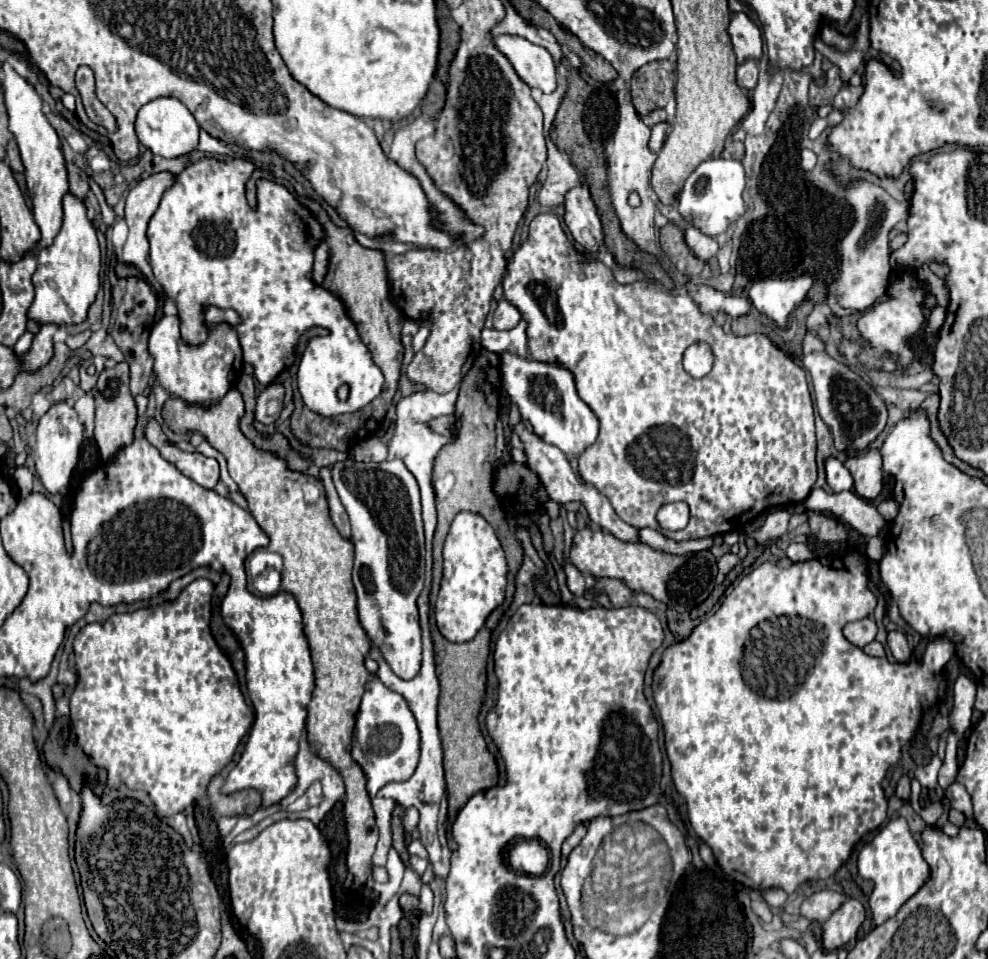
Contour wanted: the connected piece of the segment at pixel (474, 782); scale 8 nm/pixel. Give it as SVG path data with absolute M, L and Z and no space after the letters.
M432 628L436 652L436 674L440 680L440 740L444 748L444 772L448 790L448 826L456 820L458 810L480 790L488 790L498 782L498 768L486 748L478 728L478 712L486 692L486 660L490 654L490 630L482 628L474 640L466 644L450 644L438 628Z

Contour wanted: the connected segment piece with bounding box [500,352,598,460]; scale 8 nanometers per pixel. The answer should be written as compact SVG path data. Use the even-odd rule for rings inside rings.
M510 352L500 354L500 378L510 402L518 406L522 420L530 422L534 432L548 444L558 446L568 460L580 456L598 436L598 418L578 396L574 374L558 362L538 362Z

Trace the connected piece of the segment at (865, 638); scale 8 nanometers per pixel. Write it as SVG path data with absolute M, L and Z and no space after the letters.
M862 618L862 620L856 620L856 622L848 622L842 632L844 632L844 636L850 644L854 644L858 648L864 648L876 636L876 622L872 618Z

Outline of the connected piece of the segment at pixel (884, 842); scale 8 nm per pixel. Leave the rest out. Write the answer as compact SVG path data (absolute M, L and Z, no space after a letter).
M904 818L890 820L872 842L864 844L858 854L858 874L876 884L874 892L869 896L869 907L872 912L872 921L875 926L884 924L888 918L896 916L900 906L914 896L924 880L928 880L928 864L922 858L918 842L912 838L908 830L908 822Z

